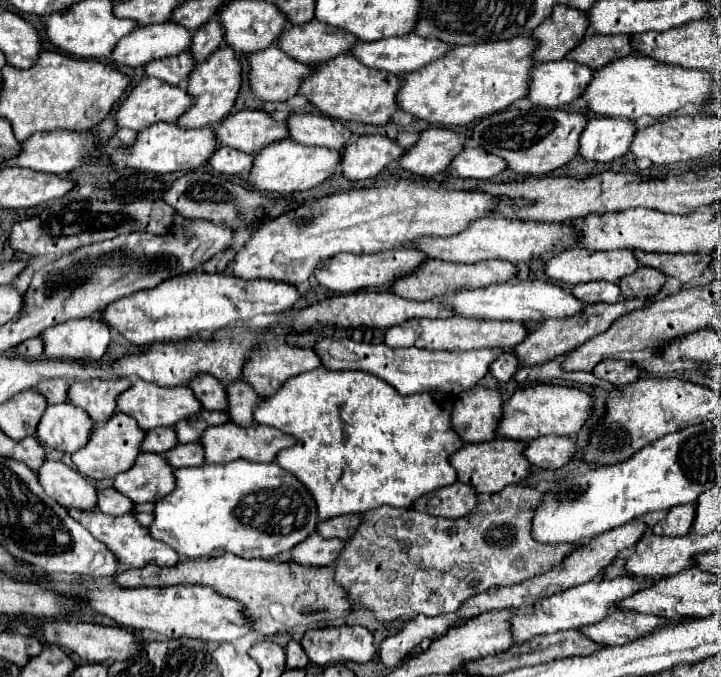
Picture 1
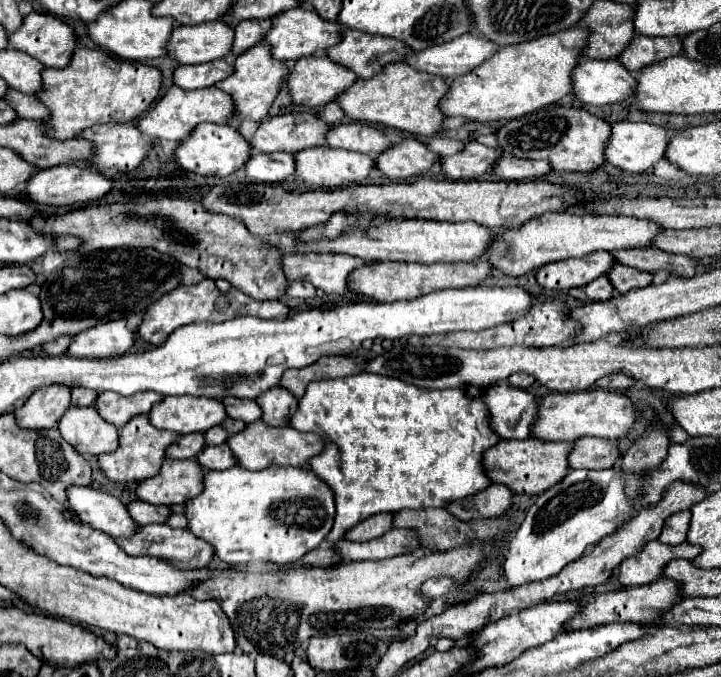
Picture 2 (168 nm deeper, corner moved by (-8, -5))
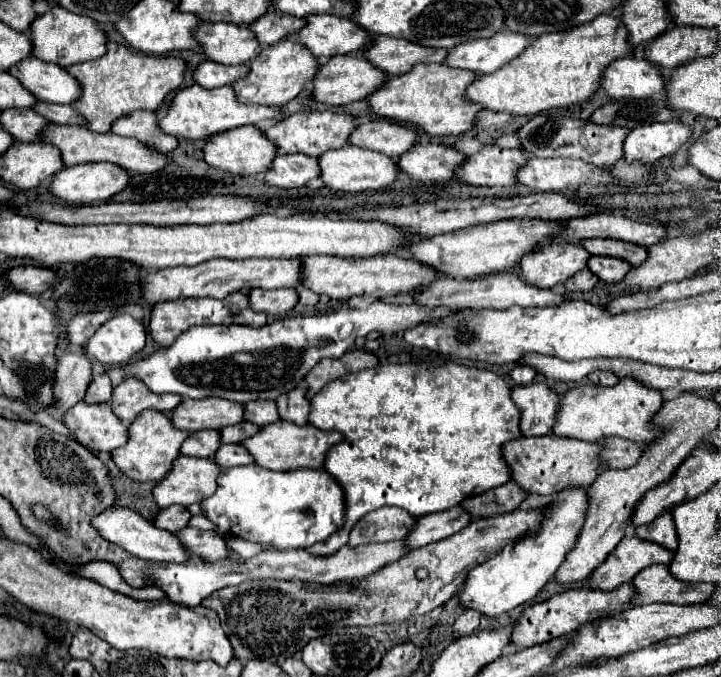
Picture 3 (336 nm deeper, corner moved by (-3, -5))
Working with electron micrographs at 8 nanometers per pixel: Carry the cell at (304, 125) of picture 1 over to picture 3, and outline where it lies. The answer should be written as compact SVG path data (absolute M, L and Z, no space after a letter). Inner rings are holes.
M369 121L355 127L355 131L349 137L349 145L379 151L397 159L399 155L409 151L411 145L415 145L417 135L413 129L407 129L399 123Z

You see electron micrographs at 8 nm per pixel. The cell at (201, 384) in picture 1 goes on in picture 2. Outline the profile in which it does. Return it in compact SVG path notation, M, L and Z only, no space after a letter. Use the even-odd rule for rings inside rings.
M222 399L226 413L232 419L242 419L244 423L254 423L260 419L260 405L252 399Z

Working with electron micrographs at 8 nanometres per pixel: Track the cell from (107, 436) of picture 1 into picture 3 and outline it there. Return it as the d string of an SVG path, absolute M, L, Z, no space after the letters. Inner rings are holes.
M143 411L127 429L129 431L129 439L123 447L111 451L111 459L115 461L115 465L131 479L135 481L161 481L165 477L165 473L171 469L173 459L179 455L179 447L181 443L187 439L189 433L179 431L175 427L171 427L171 419L161 413L161 411Z

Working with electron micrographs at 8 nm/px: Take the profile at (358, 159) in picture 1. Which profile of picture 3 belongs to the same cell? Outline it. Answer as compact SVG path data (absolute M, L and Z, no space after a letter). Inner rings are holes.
M413 145L397 159L401 173L419 183L447 183L453 177L453 169L465 159L463 153L445 145Z

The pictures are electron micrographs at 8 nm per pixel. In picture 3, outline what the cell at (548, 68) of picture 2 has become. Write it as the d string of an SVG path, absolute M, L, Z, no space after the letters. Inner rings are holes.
M599 15L591 23L535 37L523 55L505 63L489 75L479 75L467 87L465 97L489 111L511 115L535 115L553 107L567 107L589 99L597 91L597 81L607 63L629 55L633 49L623 43L623 27L613 15Z

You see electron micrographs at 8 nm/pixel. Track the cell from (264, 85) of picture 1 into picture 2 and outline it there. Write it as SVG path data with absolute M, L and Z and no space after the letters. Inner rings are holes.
M314 55L296 61L296 67L288 77L288 87L294 103L322 107L336 101L354 81L358 81L358 75L352 75L346 67L326 59L326 55Z

